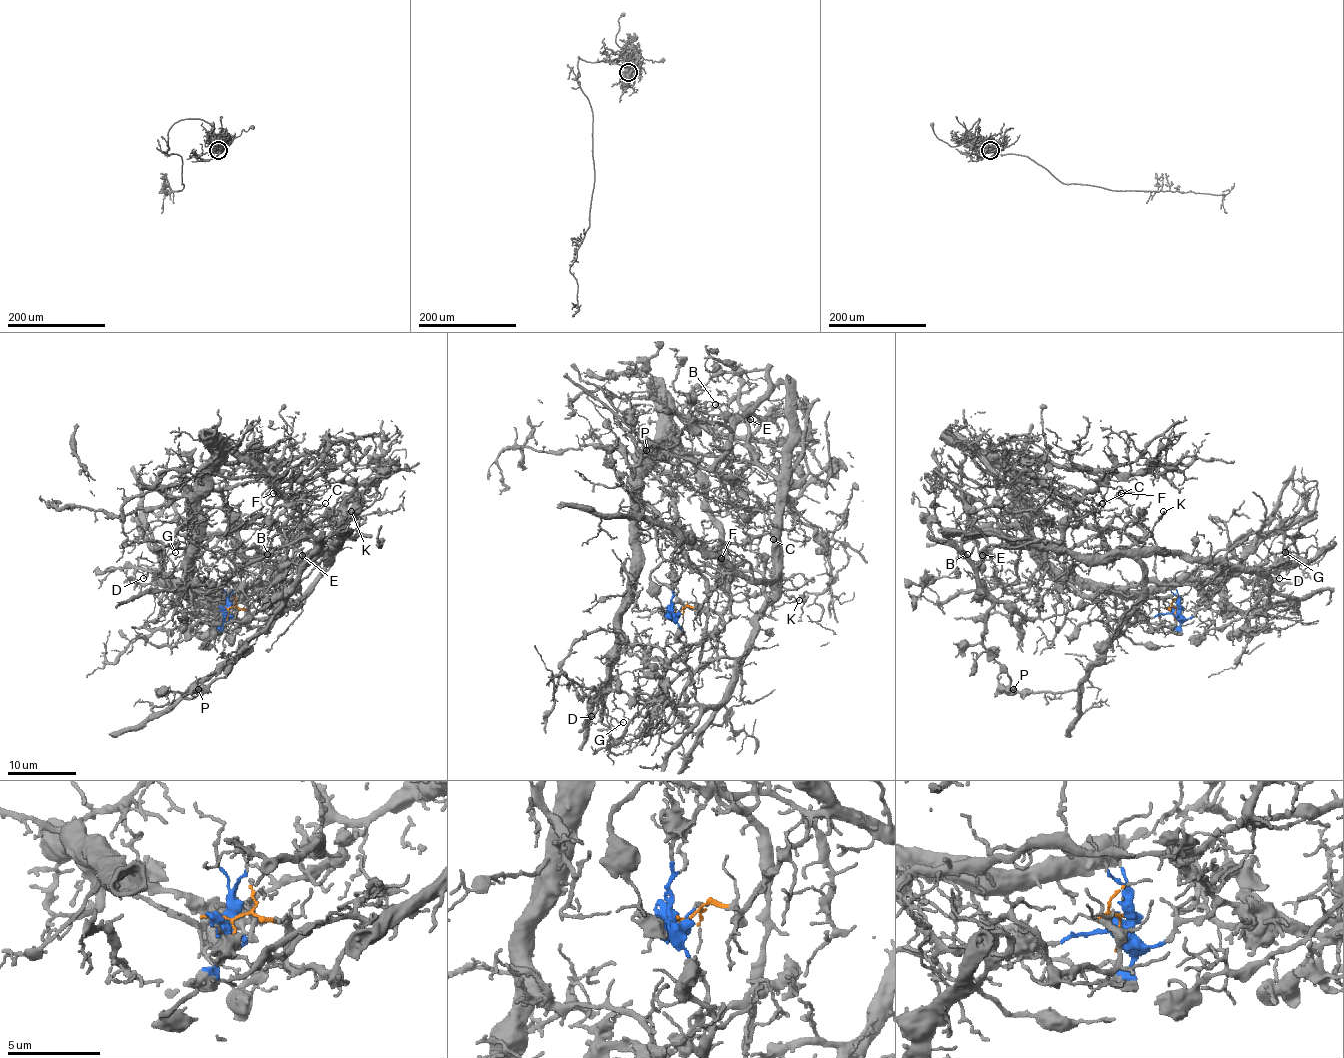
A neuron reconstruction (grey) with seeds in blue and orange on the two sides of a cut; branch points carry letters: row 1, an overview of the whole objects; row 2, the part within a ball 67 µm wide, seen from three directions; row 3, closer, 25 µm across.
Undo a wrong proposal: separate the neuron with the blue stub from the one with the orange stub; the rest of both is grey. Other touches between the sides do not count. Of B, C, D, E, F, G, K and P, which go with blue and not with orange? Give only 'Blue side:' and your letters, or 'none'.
Blue side: D, G

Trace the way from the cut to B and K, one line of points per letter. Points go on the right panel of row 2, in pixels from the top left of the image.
B: (1175, 608), (1172, 627), (1153, 627), (1127, 556), (947, 536), (977, 566), (967, 554)
K: (1175, 608), (1170, 608), (1175, 618), (1172, 627), (1153, 627), (1137, 609), (1142, 592), (1141, 549), (1163, 512)

